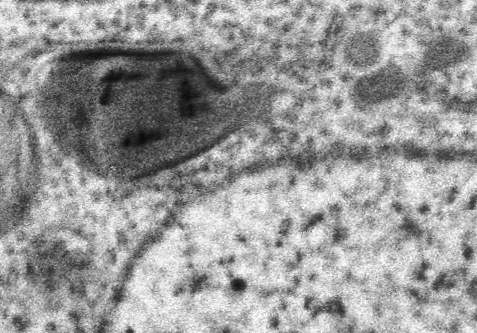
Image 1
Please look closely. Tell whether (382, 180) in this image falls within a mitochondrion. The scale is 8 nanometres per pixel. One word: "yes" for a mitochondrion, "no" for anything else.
no

